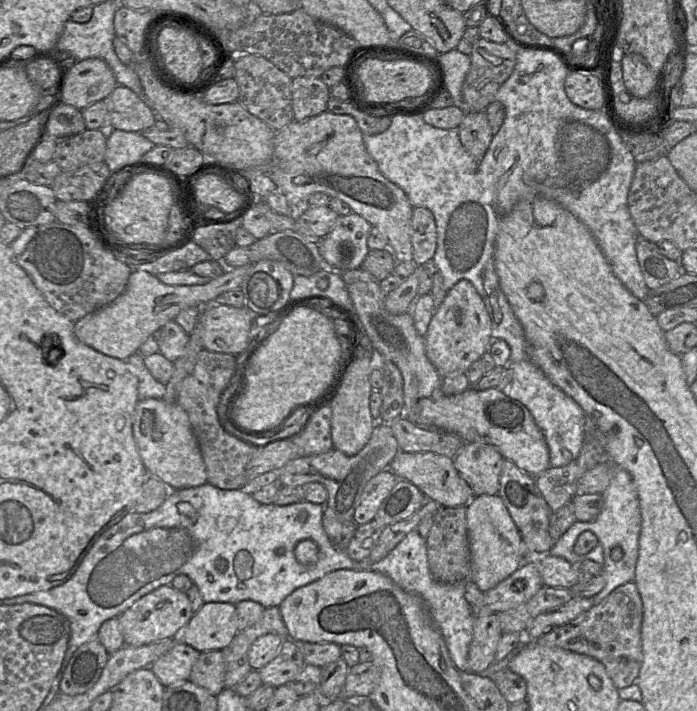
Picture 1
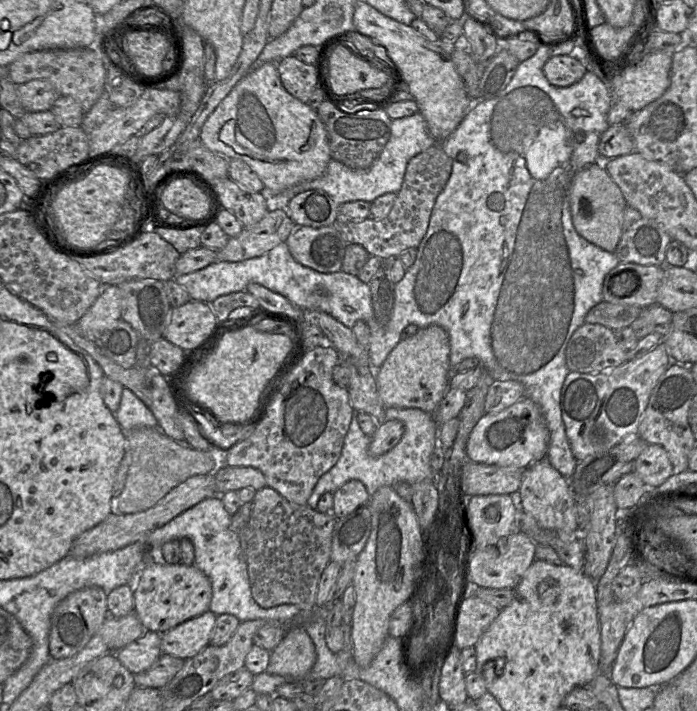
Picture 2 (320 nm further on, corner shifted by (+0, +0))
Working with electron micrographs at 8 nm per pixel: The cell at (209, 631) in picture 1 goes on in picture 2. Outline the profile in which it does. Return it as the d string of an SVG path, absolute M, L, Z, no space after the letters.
M210 610L161 634L161 651L186 660L210 645L217 616Z

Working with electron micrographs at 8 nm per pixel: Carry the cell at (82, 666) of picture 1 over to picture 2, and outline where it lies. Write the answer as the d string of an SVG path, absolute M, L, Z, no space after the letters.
M91 586L70 593L55 607L51 616L49 654L51 659L70 658L79 653L108 617L107 591Z

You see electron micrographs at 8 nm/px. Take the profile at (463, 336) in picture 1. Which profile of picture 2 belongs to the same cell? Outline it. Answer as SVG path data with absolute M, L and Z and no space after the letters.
M438 325L420 328L414 335L401 339L389 353L383 364L378 369L375 369L378 394L385 408L419 408L434 414L449 388L449 355L450 343L448 333Z

